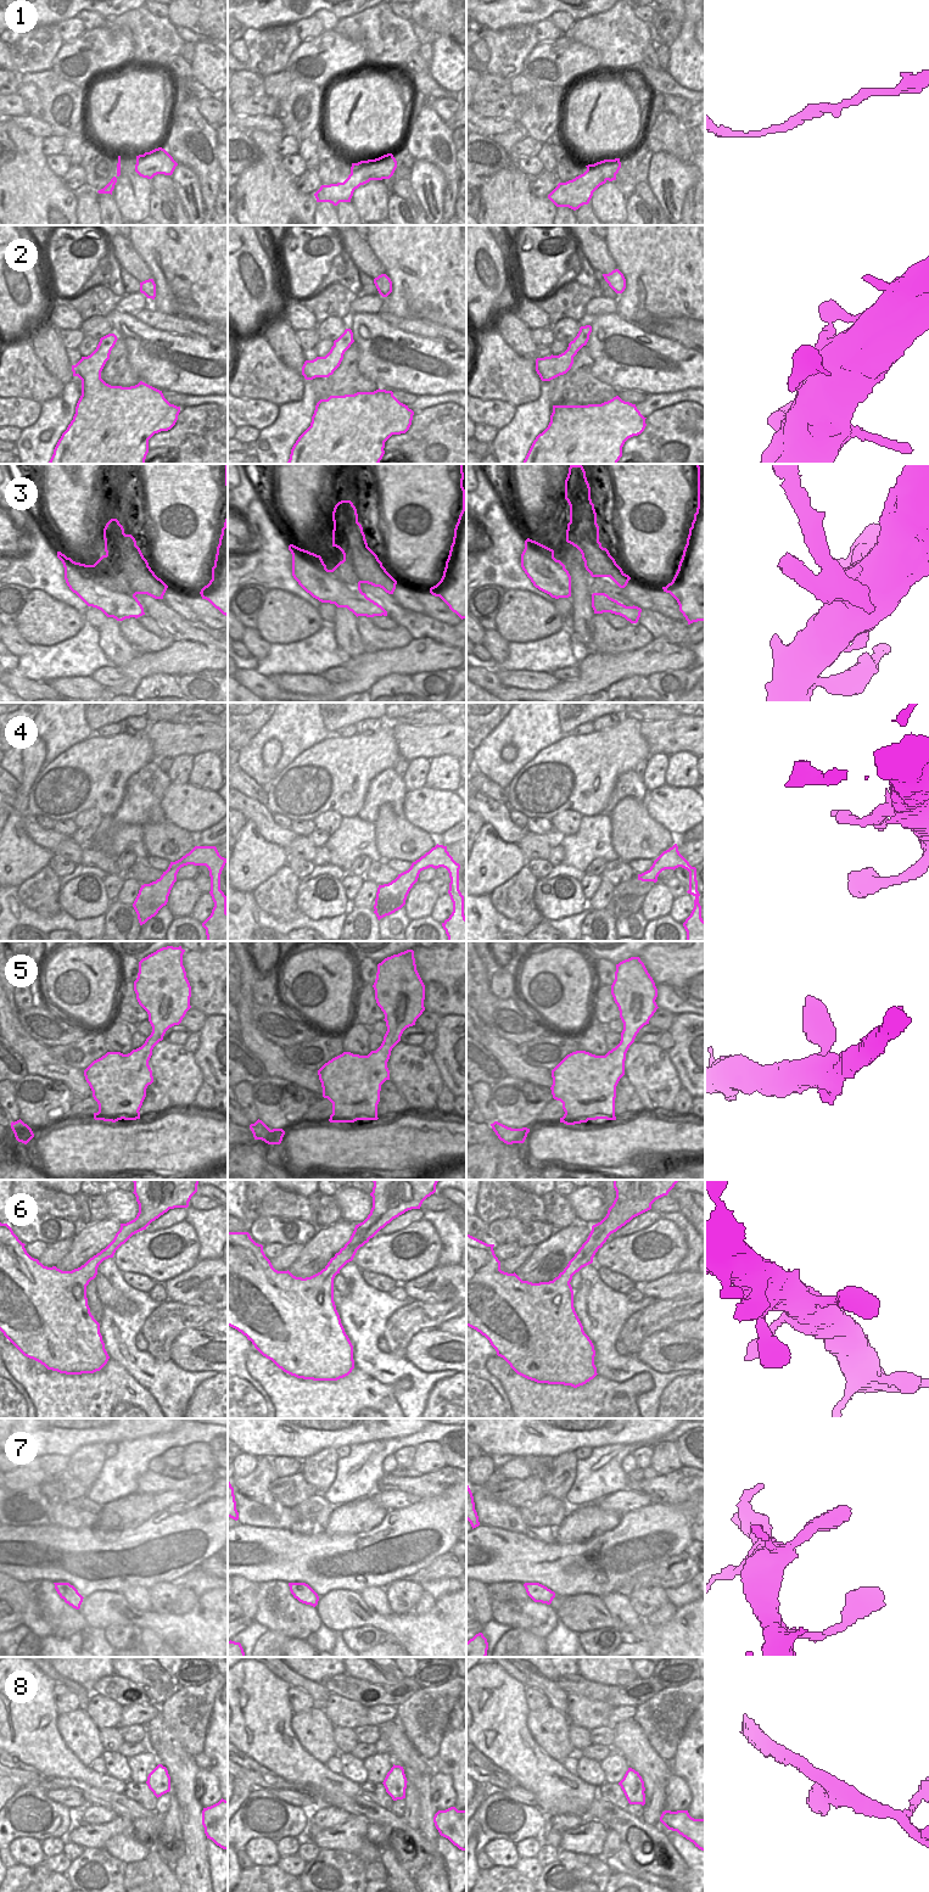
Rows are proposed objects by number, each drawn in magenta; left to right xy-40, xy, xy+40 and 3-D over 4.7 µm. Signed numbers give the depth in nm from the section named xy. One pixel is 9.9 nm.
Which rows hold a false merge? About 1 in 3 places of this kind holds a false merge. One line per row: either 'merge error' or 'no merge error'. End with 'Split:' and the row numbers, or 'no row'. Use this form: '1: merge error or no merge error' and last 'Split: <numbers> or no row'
1: no merge error
2: no merge error
3: merge error
4: no merge error
5: no merge error
6: no merge error
7: no merge error
8: no merge error
Split: 3

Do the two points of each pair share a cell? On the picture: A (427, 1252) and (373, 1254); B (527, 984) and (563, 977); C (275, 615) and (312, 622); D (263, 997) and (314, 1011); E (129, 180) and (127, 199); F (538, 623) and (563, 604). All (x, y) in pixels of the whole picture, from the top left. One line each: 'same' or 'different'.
A: same
B: same
C: same
D: different
E: same
F: different

